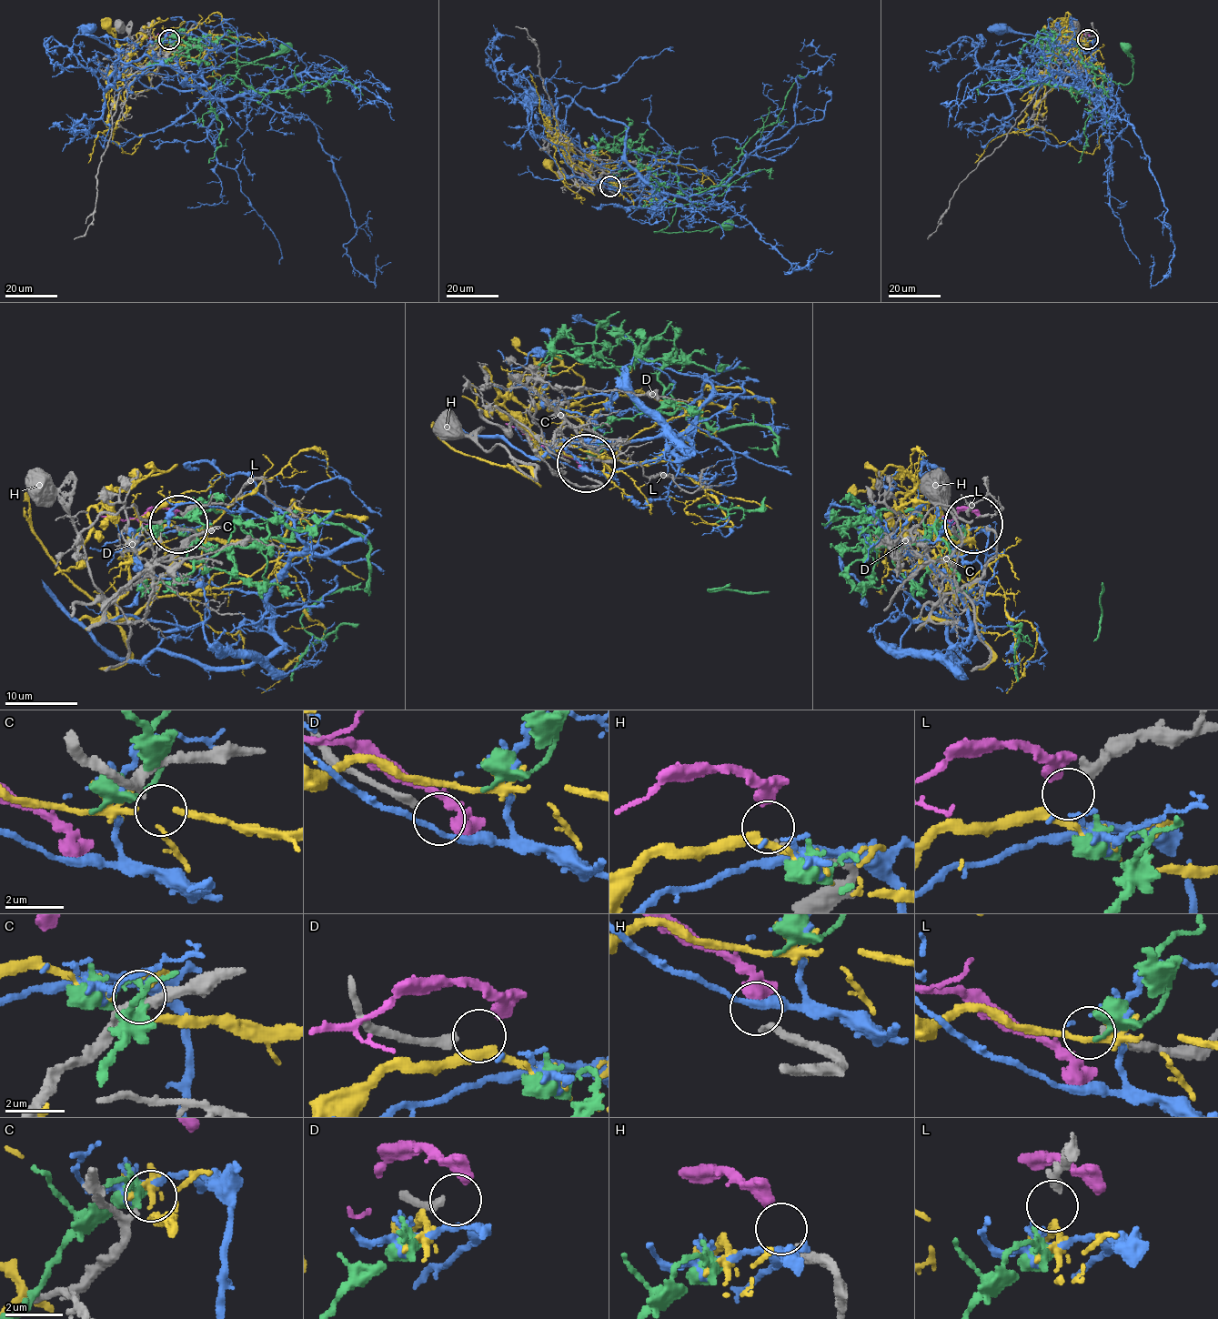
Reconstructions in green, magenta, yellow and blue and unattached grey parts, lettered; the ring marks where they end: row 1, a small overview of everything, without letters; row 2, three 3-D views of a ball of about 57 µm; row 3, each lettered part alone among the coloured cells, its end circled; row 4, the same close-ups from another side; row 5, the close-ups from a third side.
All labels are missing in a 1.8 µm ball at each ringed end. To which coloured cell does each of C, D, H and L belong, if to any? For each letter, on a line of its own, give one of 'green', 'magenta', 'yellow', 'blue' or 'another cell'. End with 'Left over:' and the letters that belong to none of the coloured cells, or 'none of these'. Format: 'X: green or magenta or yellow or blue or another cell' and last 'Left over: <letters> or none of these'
C: another cell
D: another cell
H: magenta
L: yellow
Left over: C, D

